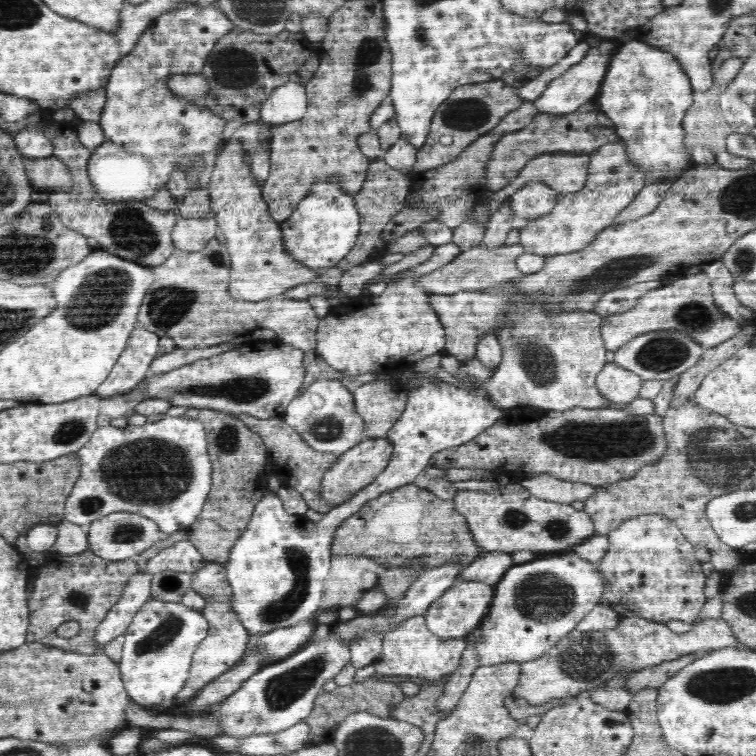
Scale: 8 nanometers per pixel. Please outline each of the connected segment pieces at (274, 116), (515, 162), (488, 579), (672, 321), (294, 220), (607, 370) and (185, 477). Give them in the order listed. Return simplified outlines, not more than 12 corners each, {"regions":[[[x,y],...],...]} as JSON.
{"regions":[[[288,81],[268,95],[261,121],[272,126],[306,114],[305,86]],[[591,101],[570,114],[539,112],[503,134],[485,190],[514,182],[538,155],[591,154],[620,142]],[[483,552],[465,566],[460,581],[495,585],[514,565],[512,553]],[[700,268],[603,317],[605,347],[676,330],[705,349],[742,329]],[[316,181],[280,223],[286,253],[322,274],[353,249],[354,197]],[[606,363],[596,387],[611,404],[639,398],[642,377]],[[167,415],[98,427],[63,508],[126,511],[167,536],[211,489],[206,429]]]}

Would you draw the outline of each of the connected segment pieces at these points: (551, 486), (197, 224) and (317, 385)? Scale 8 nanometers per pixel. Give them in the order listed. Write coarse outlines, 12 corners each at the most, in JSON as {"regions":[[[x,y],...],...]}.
{"regions":[[[538,475],[520,481],[532,495],[571,505],[597,486]],[[213,216],[178,217],[176,250],[198,252],[218,231]],[[318,379],[290,402],[288,426],[318,452],[363,441],[353,392]]]}

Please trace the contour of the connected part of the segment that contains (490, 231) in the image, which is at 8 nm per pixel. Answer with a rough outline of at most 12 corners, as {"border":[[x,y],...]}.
{"border":[[508,200],[486,224],[482,245],[504,245],[508,232],[517,228]]}

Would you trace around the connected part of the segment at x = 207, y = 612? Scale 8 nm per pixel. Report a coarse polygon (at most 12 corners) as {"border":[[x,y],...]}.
{"border":[[225,565],[191,574],[209,634],[194,651],[187,702],[246,652],[248,631],[231,608]]}

